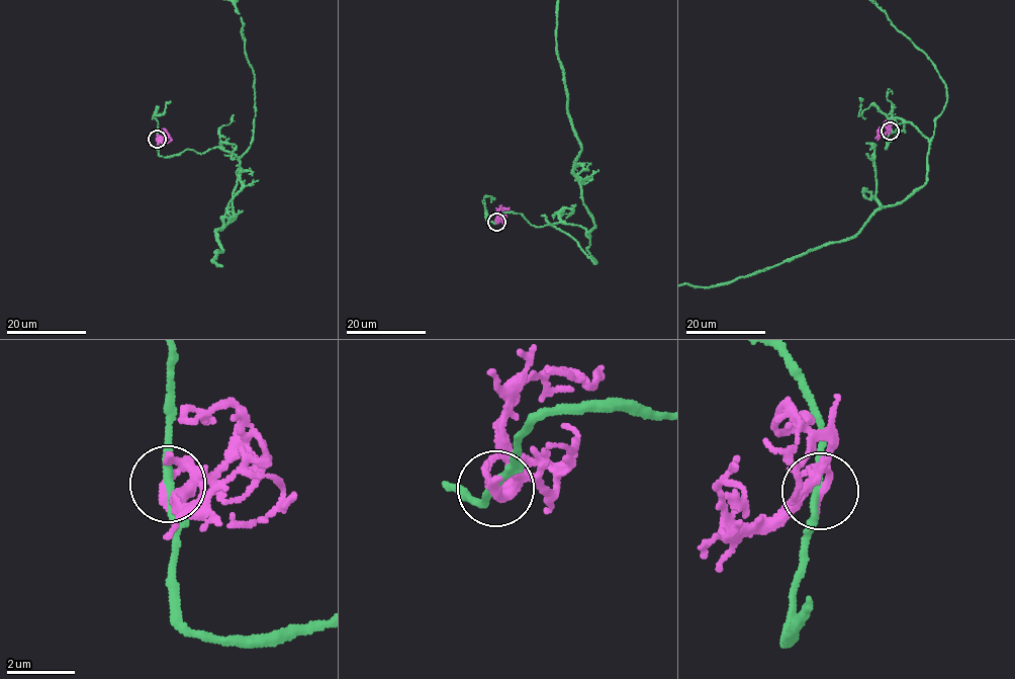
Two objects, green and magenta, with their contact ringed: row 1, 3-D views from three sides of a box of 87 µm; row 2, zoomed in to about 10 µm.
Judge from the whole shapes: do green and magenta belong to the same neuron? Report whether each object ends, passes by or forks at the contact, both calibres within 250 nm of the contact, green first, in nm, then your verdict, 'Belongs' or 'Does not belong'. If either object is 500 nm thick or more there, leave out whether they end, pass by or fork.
At the ring green passes by. At the ring magenta passes by. Thickness 200 nm (green) against 220 nm. Does not belong

